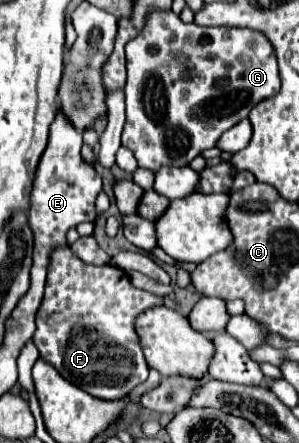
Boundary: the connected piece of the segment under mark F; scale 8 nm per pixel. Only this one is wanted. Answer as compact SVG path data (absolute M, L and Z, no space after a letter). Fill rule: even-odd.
M69 245L55 247L49 255L45 297L37 311L33 343L39 355L67 381L97 399L117 401L127 397L149 373L135 331L135 319L139 313L161 305L163 297L133 287L123 269L115 265L89 265Z

